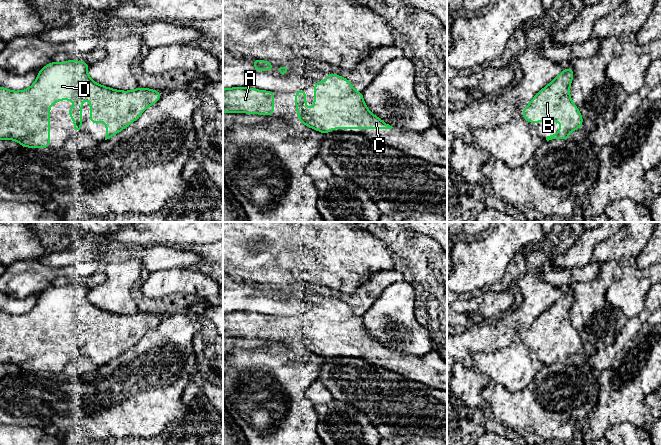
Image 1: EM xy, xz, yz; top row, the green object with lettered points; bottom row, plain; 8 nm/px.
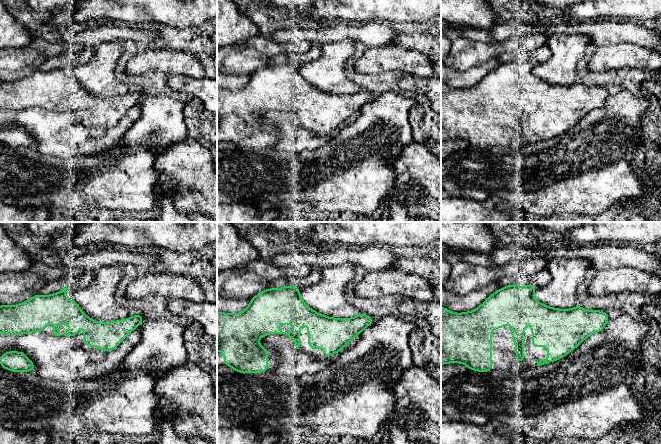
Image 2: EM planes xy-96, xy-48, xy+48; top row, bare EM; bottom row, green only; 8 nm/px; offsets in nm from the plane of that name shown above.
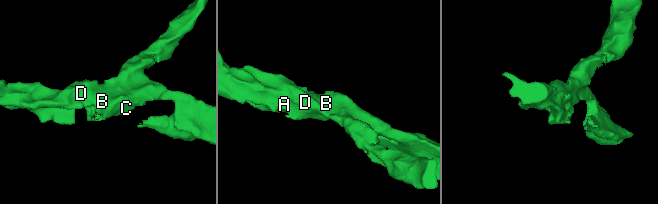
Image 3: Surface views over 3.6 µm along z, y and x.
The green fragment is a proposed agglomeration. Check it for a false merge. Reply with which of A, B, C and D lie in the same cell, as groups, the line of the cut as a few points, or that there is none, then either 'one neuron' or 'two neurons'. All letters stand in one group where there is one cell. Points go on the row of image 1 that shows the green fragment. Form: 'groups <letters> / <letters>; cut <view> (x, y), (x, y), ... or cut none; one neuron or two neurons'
groups A B C D; cut none; one neuron

